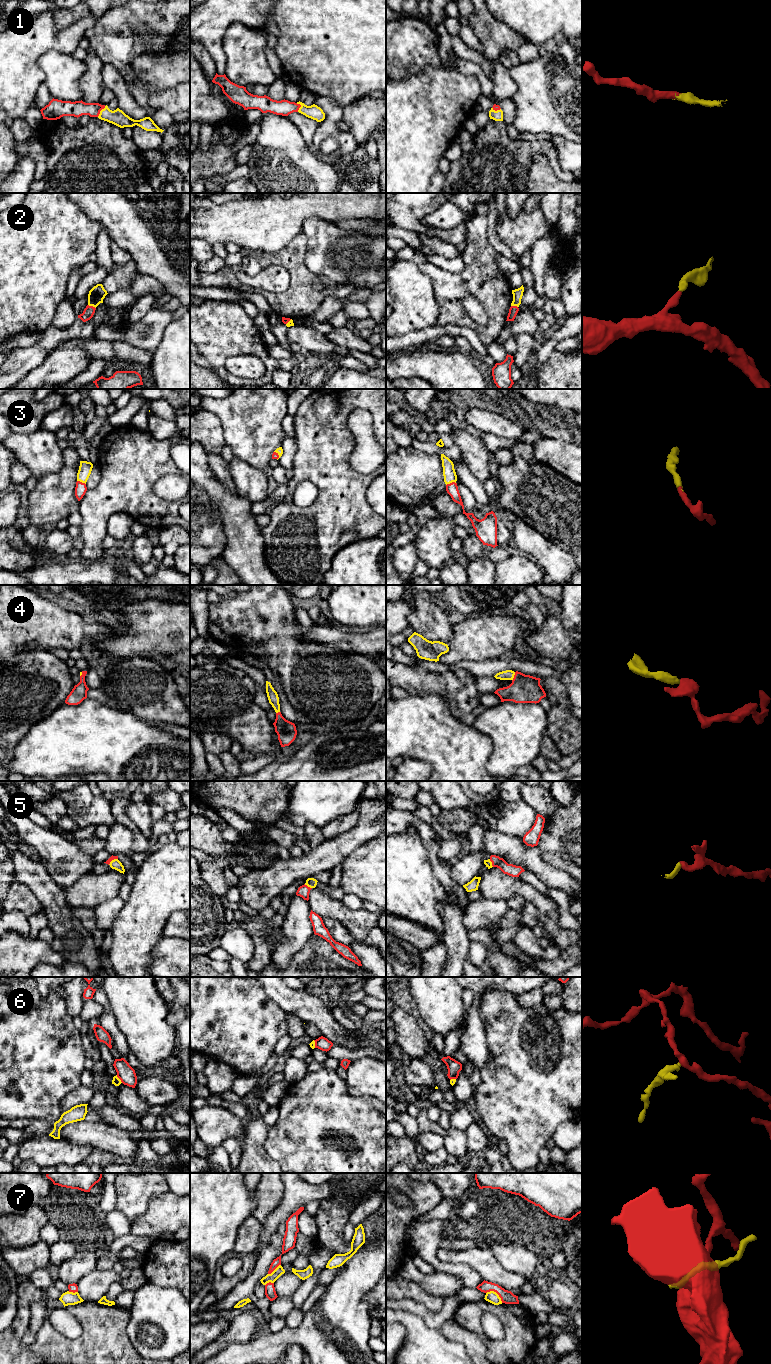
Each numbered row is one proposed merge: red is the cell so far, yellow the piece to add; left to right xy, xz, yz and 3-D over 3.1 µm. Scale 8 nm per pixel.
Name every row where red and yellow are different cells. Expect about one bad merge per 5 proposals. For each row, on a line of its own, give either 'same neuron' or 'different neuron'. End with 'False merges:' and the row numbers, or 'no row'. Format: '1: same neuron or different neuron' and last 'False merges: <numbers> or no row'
1: same neuron
2: same neuron
3: same neuron
4: same neuron
5: same neuron
6: different neuron
7: different neuron
False merges: 6, 7

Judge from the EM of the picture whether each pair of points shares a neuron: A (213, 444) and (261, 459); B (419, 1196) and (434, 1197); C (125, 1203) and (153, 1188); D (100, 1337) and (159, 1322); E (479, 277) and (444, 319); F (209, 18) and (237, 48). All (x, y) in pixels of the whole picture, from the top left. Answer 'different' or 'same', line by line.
A: different
B: same
C: same
D: different
E: same
F: different

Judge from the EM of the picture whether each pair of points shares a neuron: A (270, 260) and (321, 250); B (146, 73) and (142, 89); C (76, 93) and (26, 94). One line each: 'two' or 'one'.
A: two
B: one
C: two

